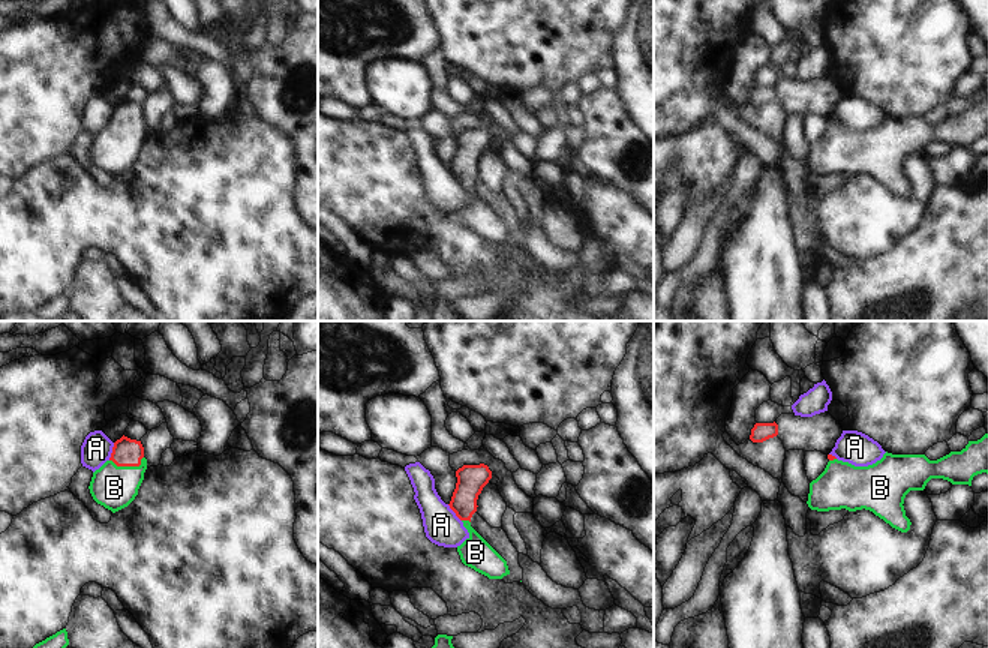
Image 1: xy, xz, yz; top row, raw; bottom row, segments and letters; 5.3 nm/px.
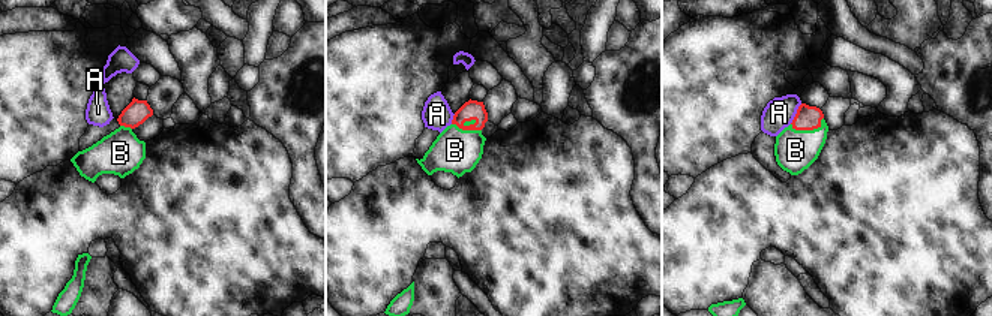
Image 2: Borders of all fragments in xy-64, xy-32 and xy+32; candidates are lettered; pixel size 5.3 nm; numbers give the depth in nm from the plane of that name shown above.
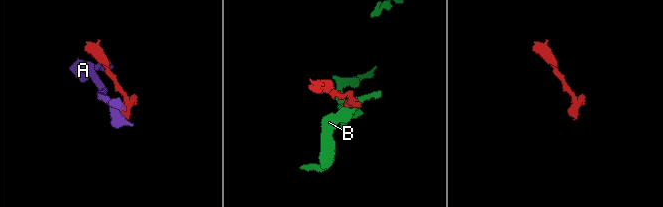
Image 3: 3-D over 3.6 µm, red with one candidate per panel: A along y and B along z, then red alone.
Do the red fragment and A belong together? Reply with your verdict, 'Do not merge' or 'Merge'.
Do not merge

